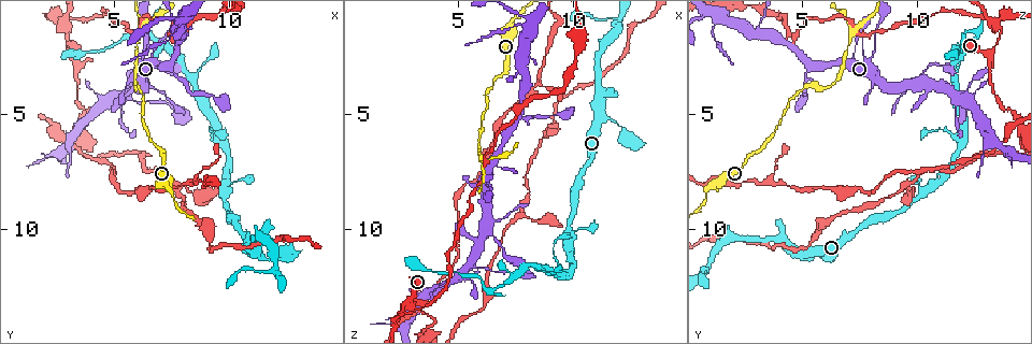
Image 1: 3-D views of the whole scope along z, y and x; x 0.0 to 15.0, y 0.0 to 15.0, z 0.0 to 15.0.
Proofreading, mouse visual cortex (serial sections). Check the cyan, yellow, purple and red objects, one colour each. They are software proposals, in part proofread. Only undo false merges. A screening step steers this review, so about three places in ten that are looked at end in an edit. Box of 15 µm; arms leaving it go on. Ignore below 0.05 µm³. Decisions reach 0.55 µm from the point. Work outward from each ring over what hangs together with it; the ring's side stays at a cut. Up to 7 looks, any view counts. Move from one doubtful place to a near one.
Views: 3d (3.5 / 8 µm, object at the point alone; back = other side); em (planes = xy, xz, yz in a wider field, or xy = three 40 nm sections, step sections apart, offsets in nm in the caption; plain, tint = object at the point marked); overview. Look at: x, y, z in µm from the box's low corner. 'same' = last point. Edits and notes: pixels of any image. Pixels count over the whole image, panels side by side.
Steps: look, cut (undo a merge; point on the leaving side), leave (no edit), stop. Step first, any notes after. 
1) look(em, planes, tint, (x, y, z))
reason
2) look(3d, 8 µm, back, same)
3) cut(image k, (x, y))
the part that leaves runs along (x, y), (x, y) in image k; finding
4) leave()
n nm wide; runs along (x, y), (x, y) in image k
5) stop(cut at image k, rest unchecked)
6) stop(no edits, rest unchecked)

look(3d, 8 µm, (2.6, 1.2, 13.4))
abrupt turn

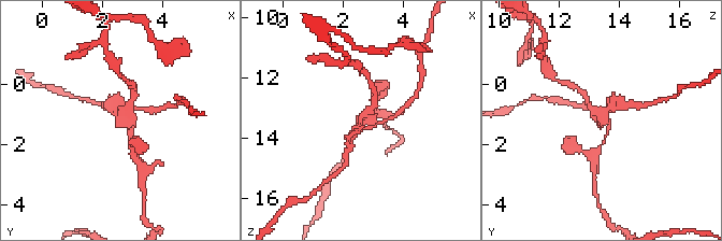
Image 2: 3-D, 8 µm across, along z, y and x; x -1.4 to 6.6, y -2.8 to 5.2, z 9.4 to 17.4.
look(3d, 3.5 µm, (2.6, 1.2, 13.5))

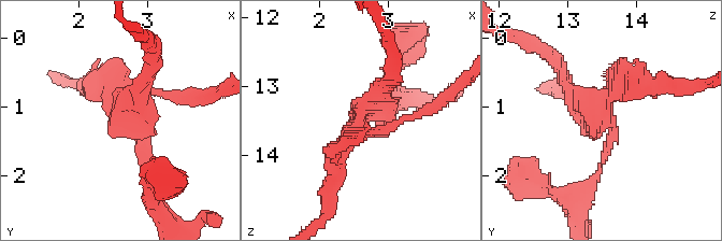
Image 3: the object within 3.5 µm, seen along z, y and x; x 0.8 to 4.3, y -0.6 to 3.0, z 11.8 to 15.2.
look(em, xy, step 3, tint, (2.55, 1.10, 13.55))
need the tissue

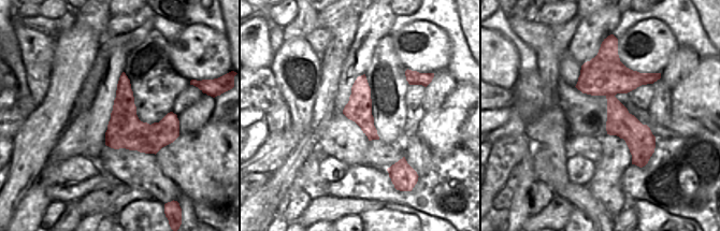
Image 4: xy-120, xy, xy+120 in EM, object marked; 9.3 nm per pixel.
cut(image 3, (329, 158))
border along (606, 95), (614, 96) in image 4; a second cell is stuck on

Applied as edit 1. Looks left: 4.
look(overview)

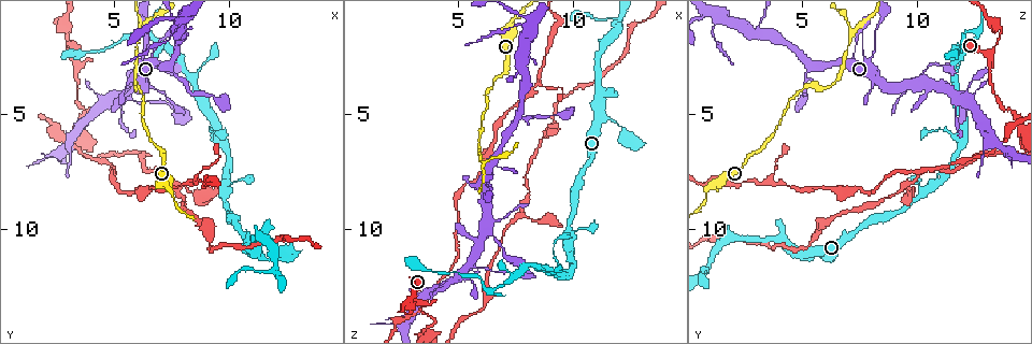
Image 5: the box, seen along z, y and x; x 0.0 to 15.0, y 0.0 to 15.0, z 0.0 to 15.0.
look(3d, 8 µm, back, (6.5, 1.4, 12.7))
abrupt turn

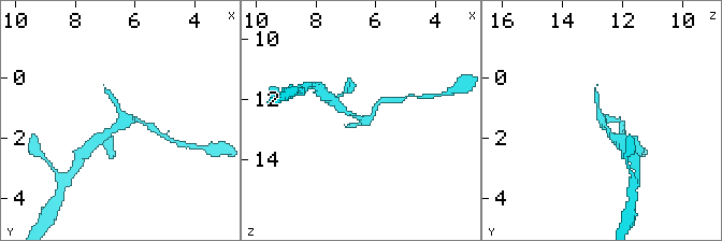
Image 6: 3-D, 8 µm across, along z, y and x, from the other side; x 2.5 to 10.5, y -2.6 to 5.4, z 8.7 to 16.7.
look(em, xy, step 3, tint, (6.4, 1.6, 12.7))

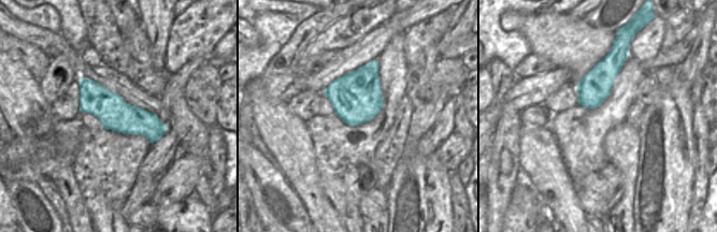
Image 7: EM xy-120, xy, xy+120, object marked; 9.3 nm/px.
leave()
runs along (83, 81), (117, 115), (163, 130) in image 7; continuous, no second cell

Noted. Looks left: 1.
look(3d, 3.5 µm, (6.1, 1.4, 7.3))

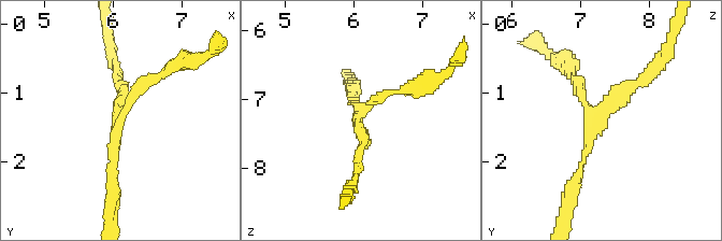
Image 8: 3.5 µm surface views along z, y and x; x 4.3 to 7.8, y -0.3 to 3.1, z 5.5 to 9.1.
leave()
3 arms; runs along (112, 187), (115, 122), (158, 79) in image 8; continuous, no second cell

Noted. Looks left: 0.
stop(cut at image 3, rest unchecked)

